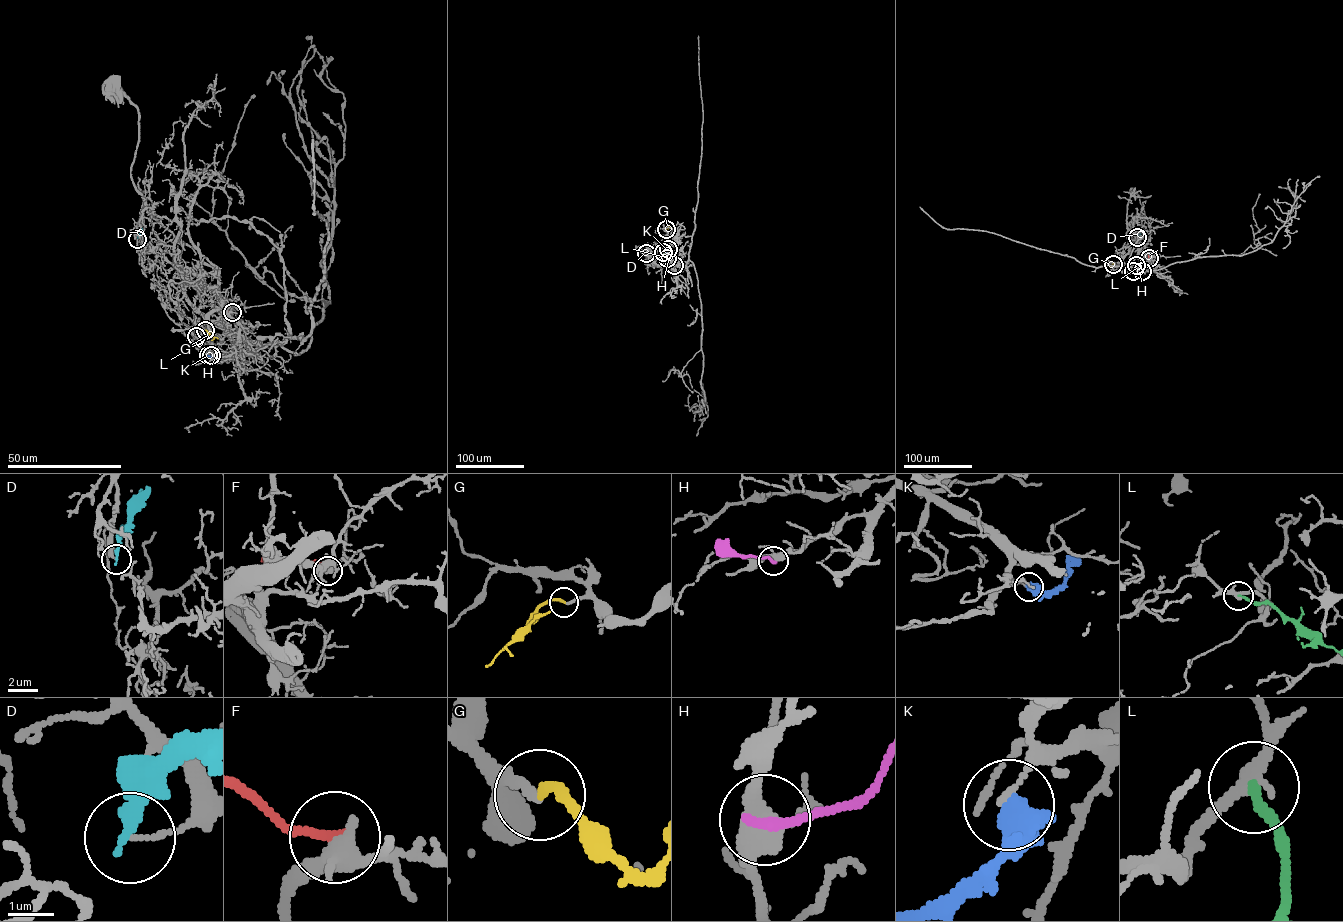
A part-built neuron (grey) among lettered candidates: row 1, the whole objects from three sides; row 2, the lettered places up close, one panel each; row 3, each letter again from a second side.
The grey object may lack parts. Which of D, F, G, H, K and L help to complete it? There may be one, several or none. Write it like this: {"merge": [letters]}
{"merge": ["G"]}

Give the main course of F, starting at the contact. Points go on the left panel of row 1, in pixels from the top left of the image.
F: (232, 312), (225, 309), (222, 300)

